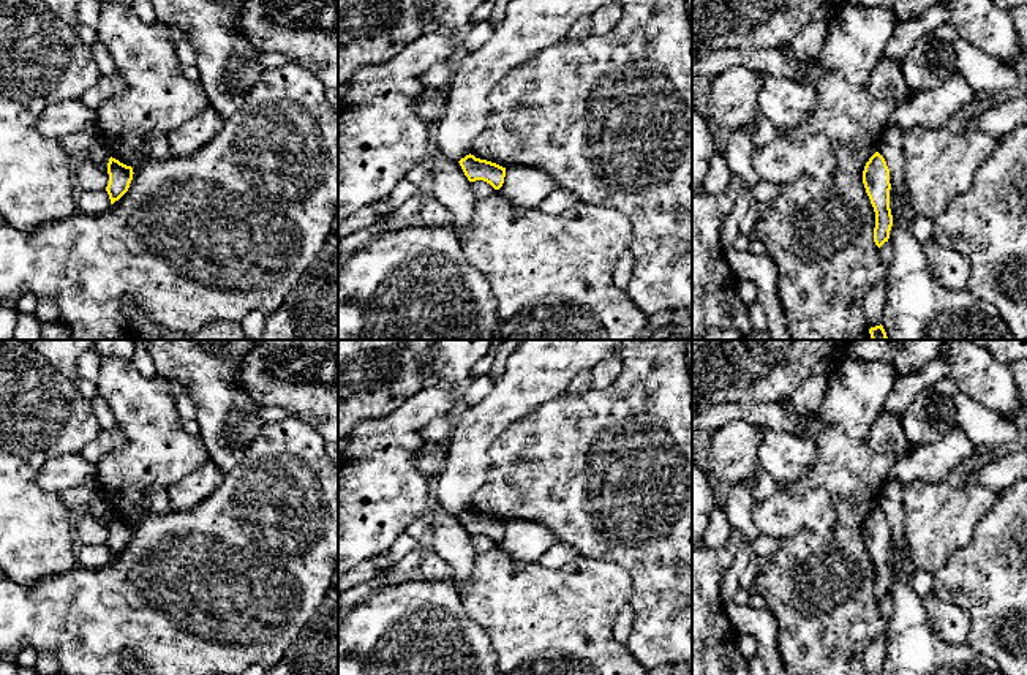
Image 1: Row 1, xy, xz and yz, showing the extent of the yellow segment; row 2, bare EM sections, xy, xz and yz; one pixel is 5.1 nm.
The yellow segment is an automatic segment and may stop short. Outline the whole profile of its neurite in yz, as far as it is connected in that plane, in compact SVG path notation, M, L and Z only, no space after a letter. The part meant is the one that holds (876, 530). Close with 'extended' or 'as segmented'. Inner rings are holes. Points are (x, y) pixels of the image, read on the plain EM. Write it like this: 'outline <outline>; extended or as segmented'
outline M878 506L866 517L863 537L875 566L874 596L880 602L890 593L893 569L890 563L890 523Z; as segmented

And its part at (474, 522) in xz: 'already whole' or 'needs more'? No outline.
already whole

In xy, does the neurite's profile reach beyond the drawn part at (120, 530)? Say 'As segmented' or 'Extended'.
As segmented

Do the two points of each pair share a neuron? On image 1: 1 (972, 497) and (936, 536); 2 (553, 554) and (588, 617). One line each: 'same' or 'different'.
1: same
2: different

